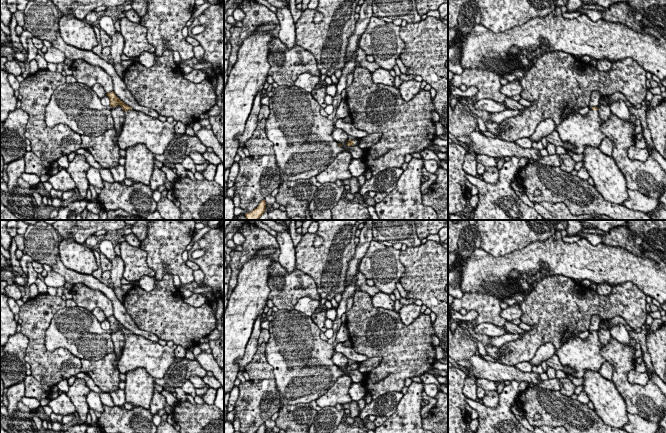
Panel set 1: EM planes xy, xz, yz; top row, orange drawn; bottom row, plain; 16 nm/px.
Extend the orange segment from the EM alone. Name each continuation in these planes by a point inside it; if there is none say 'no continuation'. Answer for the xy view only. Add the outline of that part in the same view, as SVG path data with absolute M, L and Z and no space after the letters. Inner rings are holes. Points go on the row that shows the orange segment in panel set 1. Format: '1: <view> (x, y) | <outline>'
1: xy (138, 128) | M133 109L124 111L124 114L124 123L117 139L120 149L144 144L154 155L161 155L177 137L174 123L153 119Z

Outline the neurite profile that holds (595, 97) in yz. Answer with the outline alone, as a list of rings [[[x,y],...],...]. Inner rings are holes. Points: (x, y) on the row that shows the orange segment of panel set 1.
[[[594,91],[591,94],[590,97],[590,102],[589,102],[589,108],[591,109],[592,107],[598,107],[599,106],[599,101],[601,99],[601,94],[598,91]]]

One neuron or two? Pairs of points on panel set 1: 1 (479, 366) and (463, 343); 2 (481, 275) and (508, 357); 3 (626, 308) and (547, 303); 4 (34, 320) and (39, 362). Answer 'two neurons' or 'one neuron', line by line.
1: two neurons
2: two neurons
3: one neuron
4: one neuron

